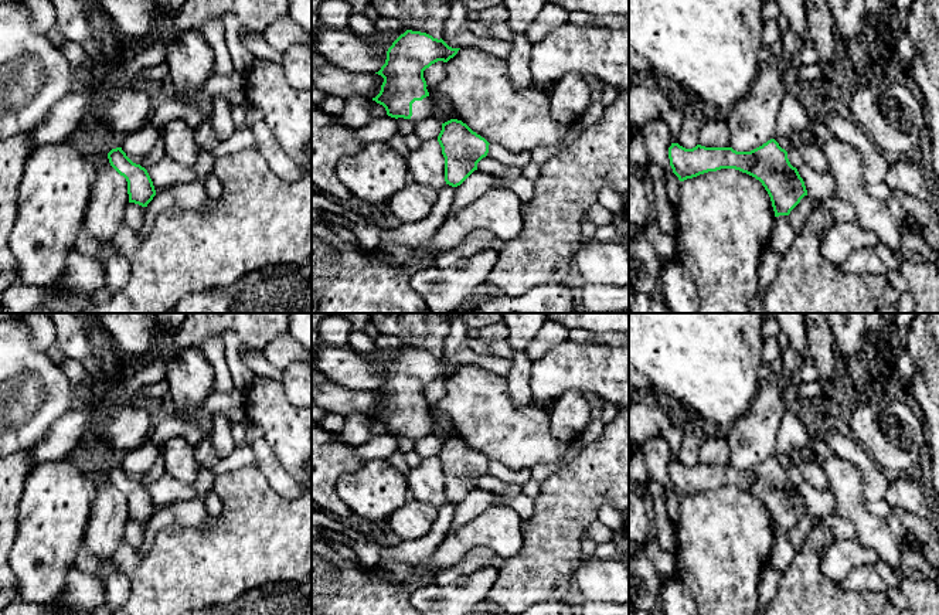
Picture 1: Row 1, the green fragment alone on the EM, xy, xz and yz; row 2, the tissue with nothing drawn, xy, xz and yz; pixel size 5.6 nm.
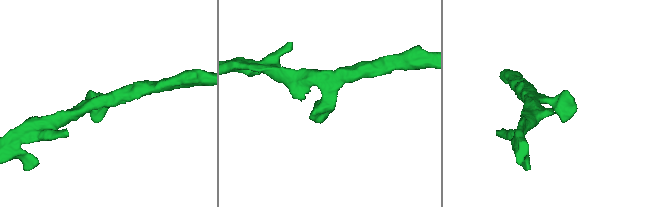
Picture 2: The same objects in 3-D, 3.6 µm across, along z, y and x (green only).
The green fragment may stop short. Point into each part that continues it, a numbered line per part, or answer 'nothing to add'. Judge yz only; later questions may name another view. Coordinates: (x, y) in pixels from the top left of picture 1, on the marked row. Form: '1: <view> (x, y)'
nothing to add

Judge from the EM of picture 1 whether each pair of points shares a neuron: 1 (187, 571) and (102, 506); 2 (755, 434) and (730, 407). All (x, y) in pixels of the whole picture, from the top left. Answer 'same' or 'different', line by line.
1: different
2: different

